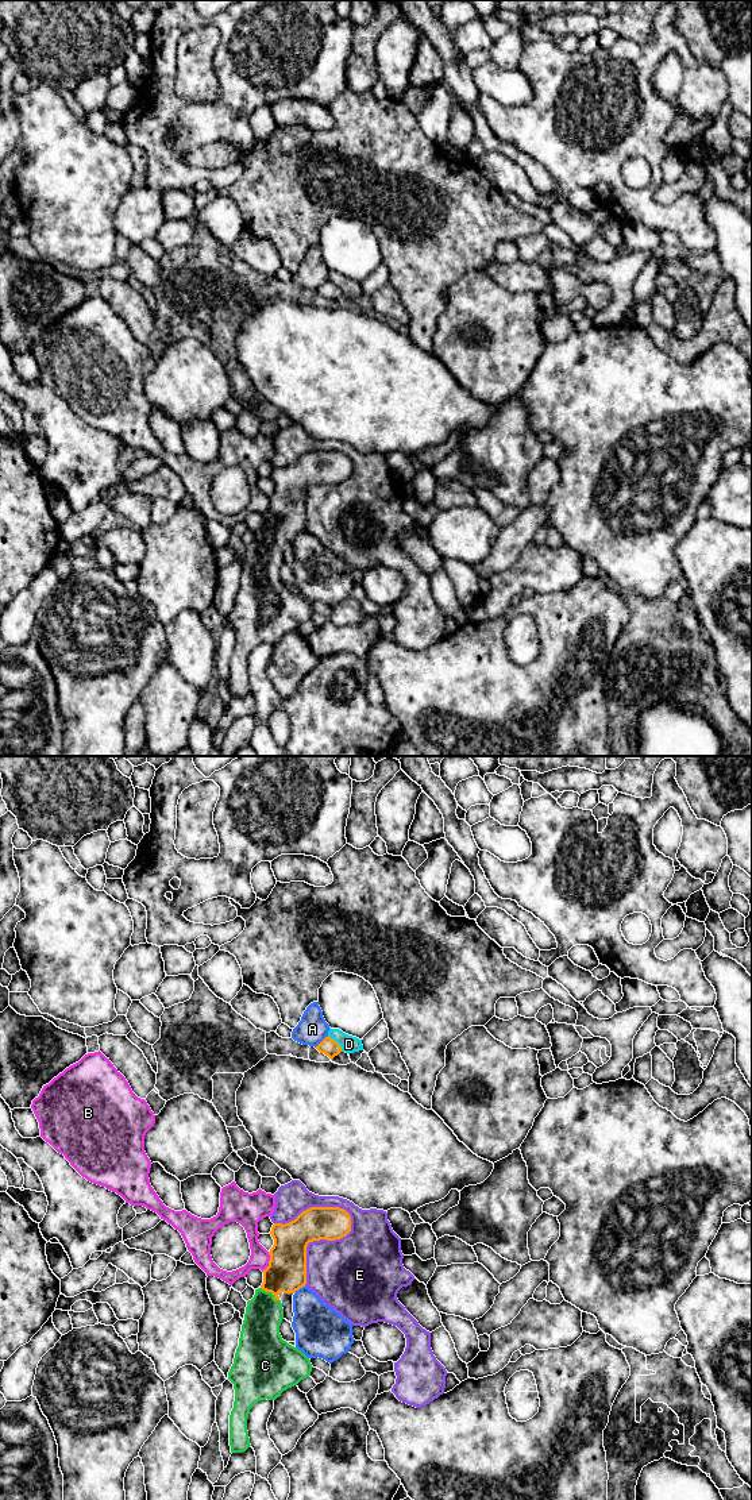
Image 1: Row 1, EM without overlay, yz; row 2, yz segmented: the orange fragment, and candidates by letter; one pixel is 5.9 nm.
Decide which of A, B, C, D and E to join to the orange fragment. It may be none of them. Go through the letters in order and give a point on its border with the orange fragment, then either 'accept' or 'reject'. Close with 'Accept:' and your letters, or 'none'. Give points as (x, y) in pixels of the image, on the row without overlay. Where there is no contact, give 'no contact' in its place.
A: contact yz (323, 284); reject
B: contact yz (269, 505); reject
C: contact yz (270, 535); accept
D: contact yz (336, 286); reject
E: contact yz (319, 484); reject
Accept: C

